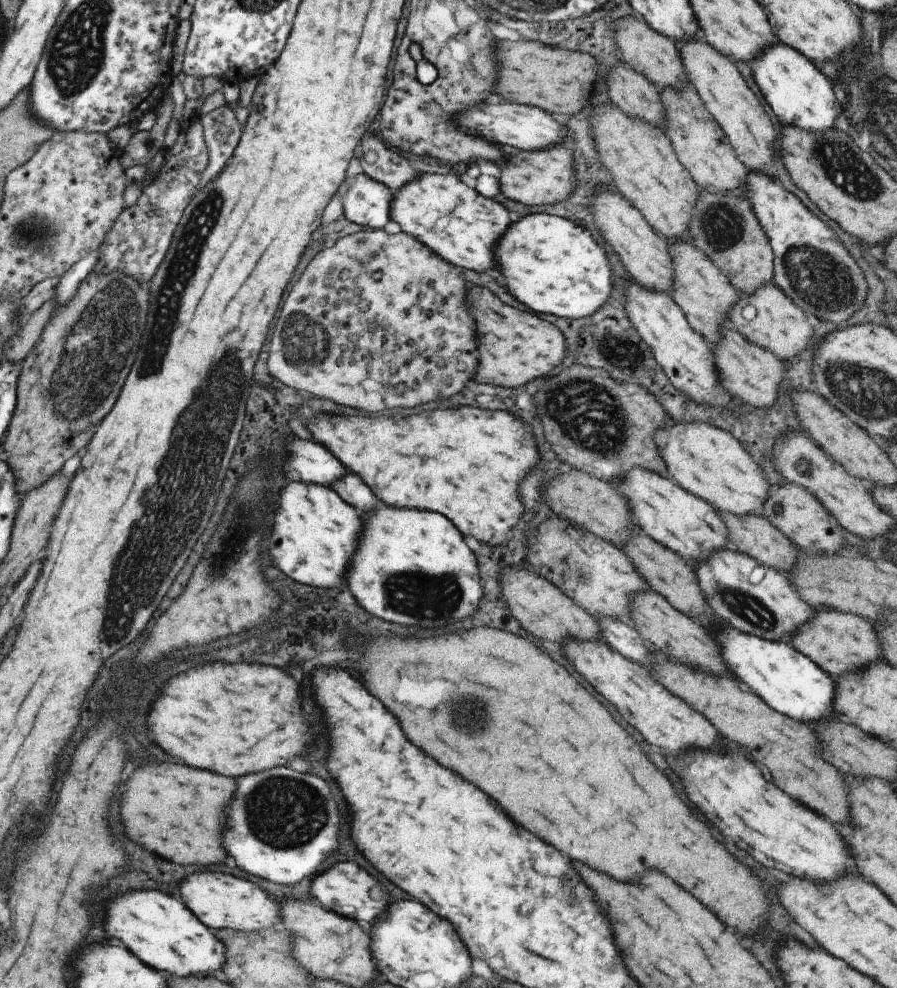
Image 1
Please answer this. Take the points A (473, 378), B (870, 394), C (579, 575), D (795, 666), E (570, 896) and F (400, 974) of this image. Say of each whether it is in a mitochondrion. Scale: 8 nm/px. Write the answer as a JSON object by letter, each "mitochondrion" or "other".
{"A":"other","B":"mitochondrion","C":"mitochondrion","D":"other","E":"mitochondrion","F":"other"}

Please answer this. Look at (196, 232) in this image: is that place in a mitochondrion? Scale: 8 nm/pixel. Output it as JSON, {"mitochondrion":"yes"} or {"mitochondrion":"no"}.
{"mitochondrion":"yes"}

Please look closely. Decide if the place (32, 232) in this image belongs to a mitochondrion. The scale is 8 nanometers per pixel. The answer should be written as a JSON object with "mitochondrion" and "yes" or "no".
{"mitochondrion":"yes"}

